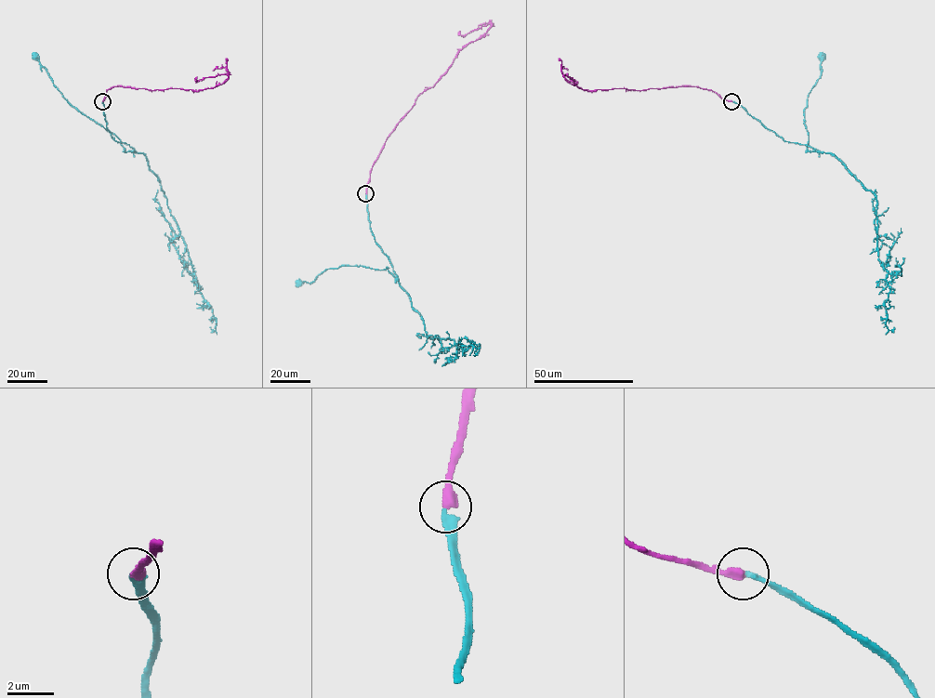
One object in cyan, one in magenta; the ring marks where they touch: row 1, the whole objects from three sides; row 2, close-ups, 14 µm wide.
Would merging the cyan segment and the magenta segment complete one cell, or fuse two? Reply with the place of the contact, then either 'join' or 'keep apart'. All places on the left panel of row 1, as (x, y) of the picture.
(102, 101) | join

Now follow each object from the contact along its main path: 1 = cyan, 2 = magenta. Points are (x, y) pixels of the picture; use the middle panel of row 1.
1: (365, 193), (375, 242), (388, 258), (398, 279), (388, 268), (340, 266), (326, 269), (312, 282), (298, 283)
2: (365, 193), (372, 167), (396, 124), (415, 98), (446, 72), (460, 49), (492, 25), (462, 35), (460, 31)

